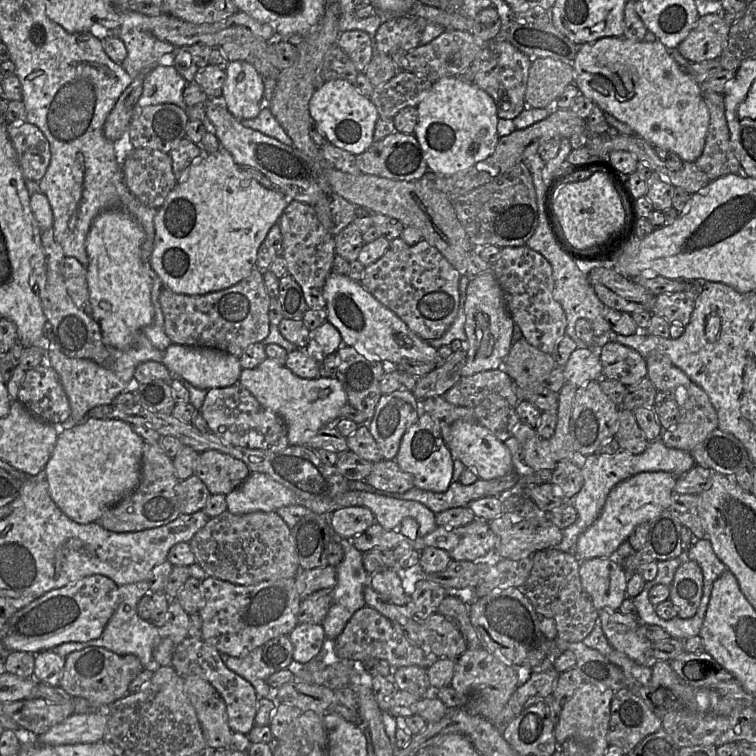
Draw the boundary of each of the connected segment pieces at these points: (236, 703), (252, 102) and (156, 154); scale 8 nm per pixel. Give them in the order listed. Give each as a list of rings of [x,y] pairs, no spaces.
[[[187,637],[175,646],[171,666],[181,676],[197,676],[212,685],[226,705],[228,724],[234,733],[248,734],[255,724],[259,696],[254,687],[231,671],[222,661],[220,652],[202,638]]]
[[[246,61],[229,62],[222,103],[238,120],[258,116],[264,104],[264,78]]]
[[[150,148],[134,149],[123,162],[123,173],[129,191],[156,209],[178,183],[169,153]]]

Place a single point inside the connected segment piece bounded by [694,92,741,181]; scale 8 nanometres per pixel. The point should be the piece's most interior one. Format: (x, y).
(718, 158)

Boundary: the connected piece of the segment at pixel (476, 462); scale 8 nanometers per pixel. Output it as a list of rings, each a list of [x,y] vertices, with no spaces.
[[[455,421],[451,426],[446,444],[454,460],[460,460],[479,479],[492,480],[516,472],[515,464],[504,442],[477,421]]]

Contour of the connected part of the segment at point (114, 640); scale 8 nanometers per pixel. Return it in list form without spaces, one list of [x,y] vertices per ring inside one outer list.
[[[143,580],[120,586],[117,608],[105,627],[103,634],[99,638],[89,640],[86,643],[93,645],[93,647],[105,648],[119,655],[135,655],[141,661],[144,669],[154,672],[156,664],[153,652],[162,639],[160,629],[150,621],[141,619],[137,613],[137,605],[140,599],[150,594],[150,584],[151,581]]]

